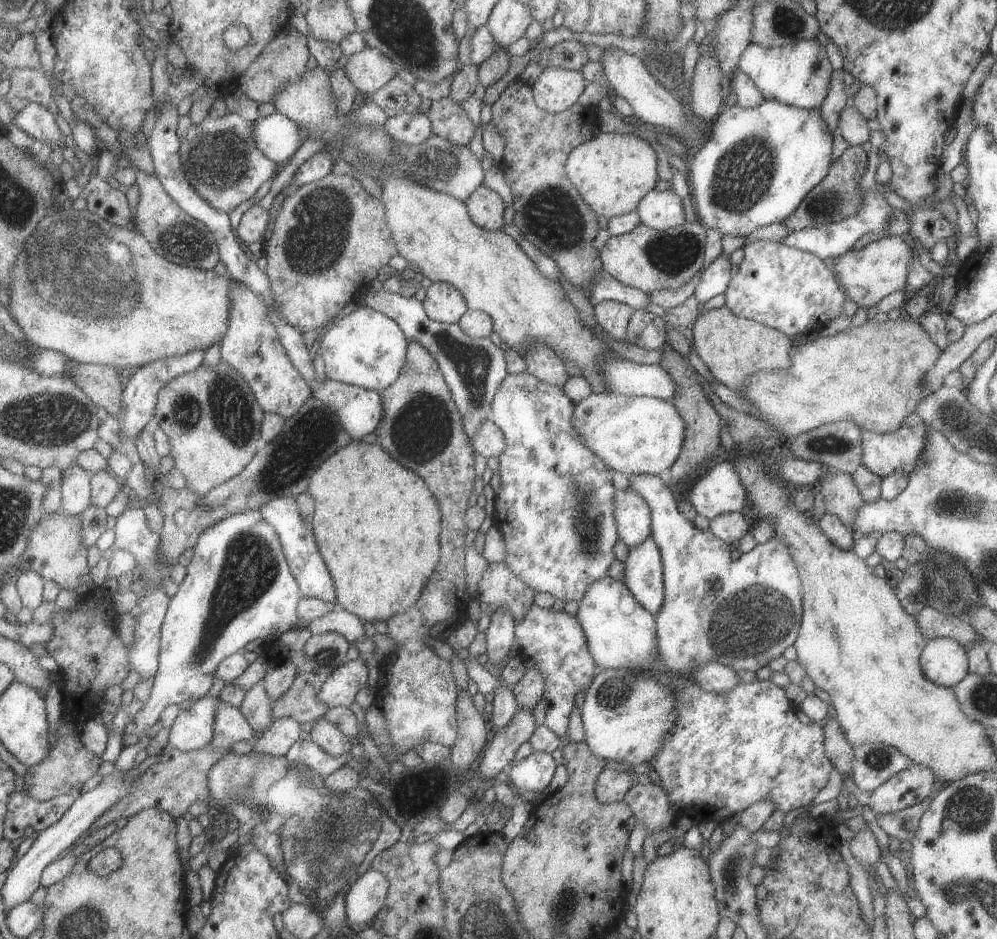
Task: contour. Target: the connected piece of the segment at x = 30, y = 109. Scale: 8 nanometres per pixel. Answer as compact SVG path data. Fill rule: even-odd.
M30 101L15 114L15 126L34 140L49 144L51 149L63 147L64 137L54 120L54 115L45 105Z

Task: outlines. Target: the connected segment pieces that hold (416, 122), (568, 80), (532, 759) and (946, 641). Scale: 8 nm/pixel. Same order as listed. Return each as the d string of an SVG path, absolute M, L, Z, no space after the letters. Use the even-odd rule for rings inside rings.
M420 111L397 114L387 118L382 126L393 141L405 142L409 145L421 144L431 134L431 122L426 114Z
M549 66L543 69L530 87L535 106L544 112L556 114L577 102L585 86L580 70Z
M533 751L525 760L507 768L509 779L505 783L518 793L540 792L550 784L556 766L551 753Z
M931 638L919 656L923 676L937 686L953 687L968 673L965 648L953 638Z

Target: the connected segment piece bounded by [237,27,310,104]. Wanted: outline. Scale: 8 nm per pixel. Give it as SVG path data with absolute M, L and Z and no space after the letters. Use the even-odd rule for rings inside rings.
M284 27L278 32L278 35L271 38L271 42L263 48L262 52L259 52L259 57L249 64L247 71L237 78L237 87L254 102L271 103L271 100L275 98L278 86L291 84L292 81L301 78L306 70L309 55L306 36L299 31L292 31L291 28Z

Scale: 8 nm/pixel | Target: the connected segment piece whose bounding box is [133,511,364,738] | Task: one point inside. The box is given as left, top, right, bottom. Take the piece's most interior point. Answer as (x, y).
(238, 587)

